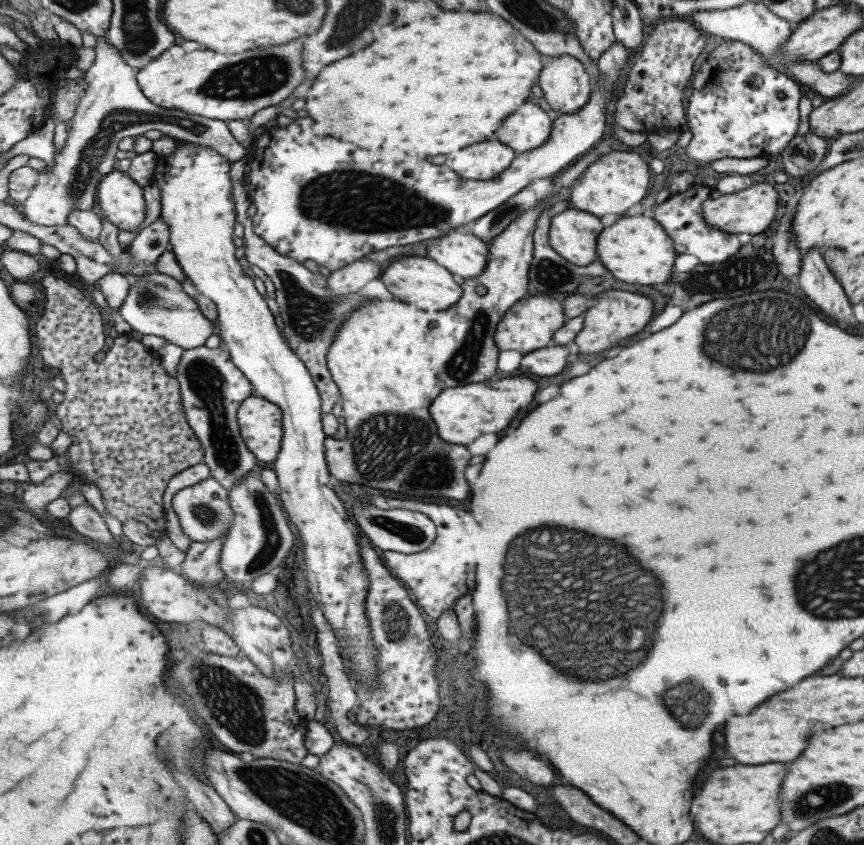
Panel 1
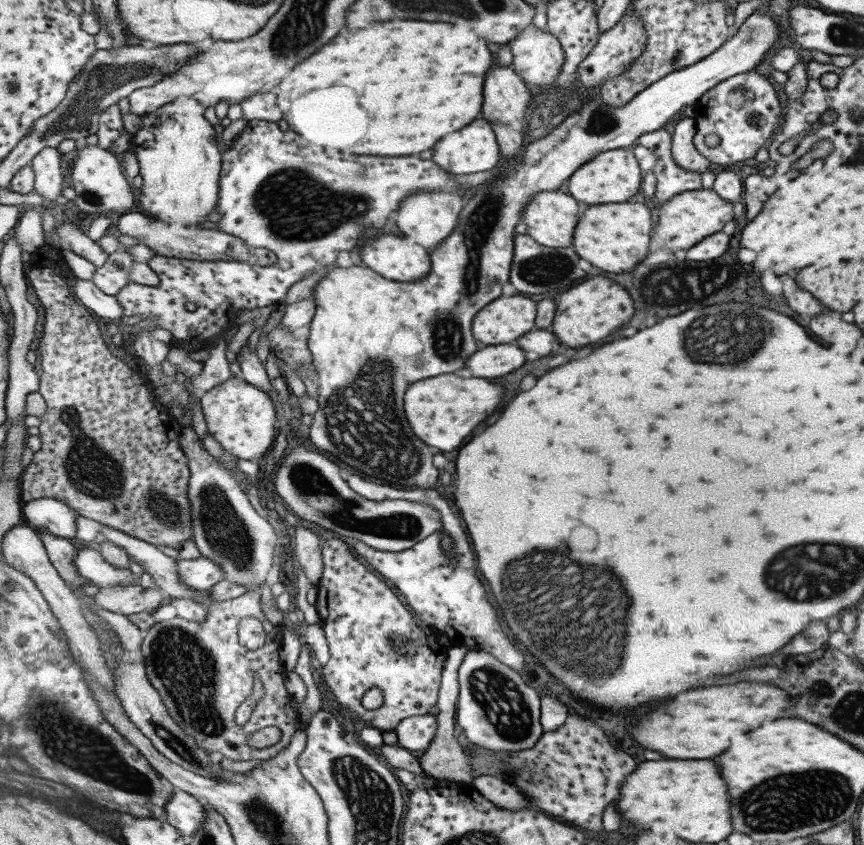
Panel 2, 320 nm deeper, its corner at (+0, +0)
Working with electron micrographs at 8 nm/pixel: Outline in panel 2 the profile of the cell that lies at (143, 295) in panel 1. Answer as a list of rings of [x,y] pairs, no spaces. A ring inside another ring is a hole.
[[[74,277],[72,290],[79,302],[83,302],[87,308],[100,318],[108,319],[109,322],[120,327],[121,318],[124,317],[124,308],[116,296],[105,294],[93,280],[84,280]]]

